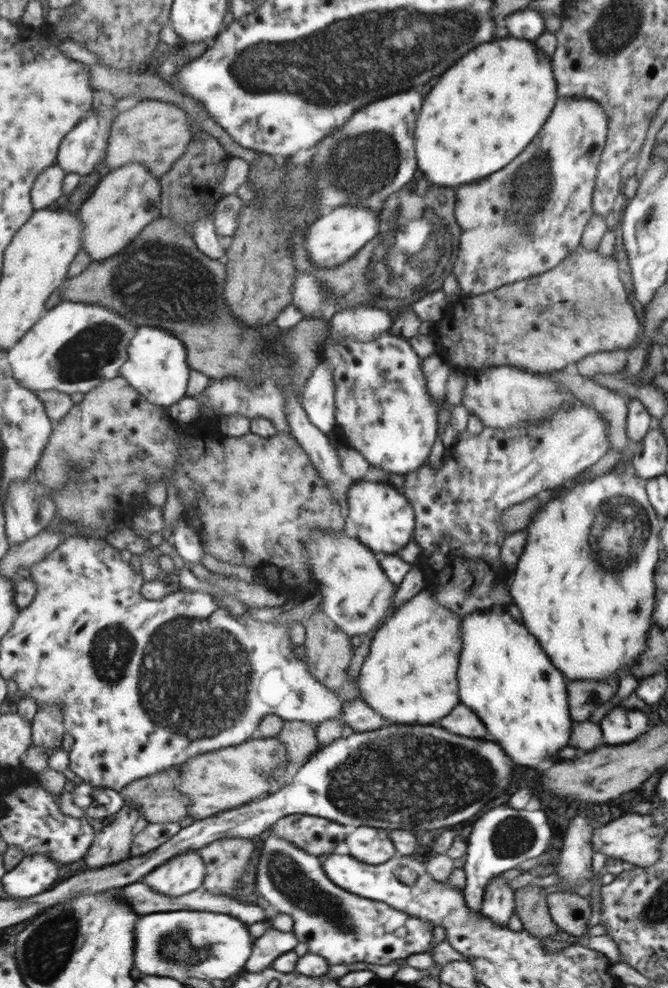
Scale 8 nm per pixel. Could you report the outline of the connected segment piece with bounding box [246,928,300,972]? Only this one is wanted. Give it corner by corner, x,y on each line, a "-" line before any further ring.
270,928
267,934
255,941
254,951
248,960
246,971
263,972
282,954
295,950
299,942
294,931
281,932

